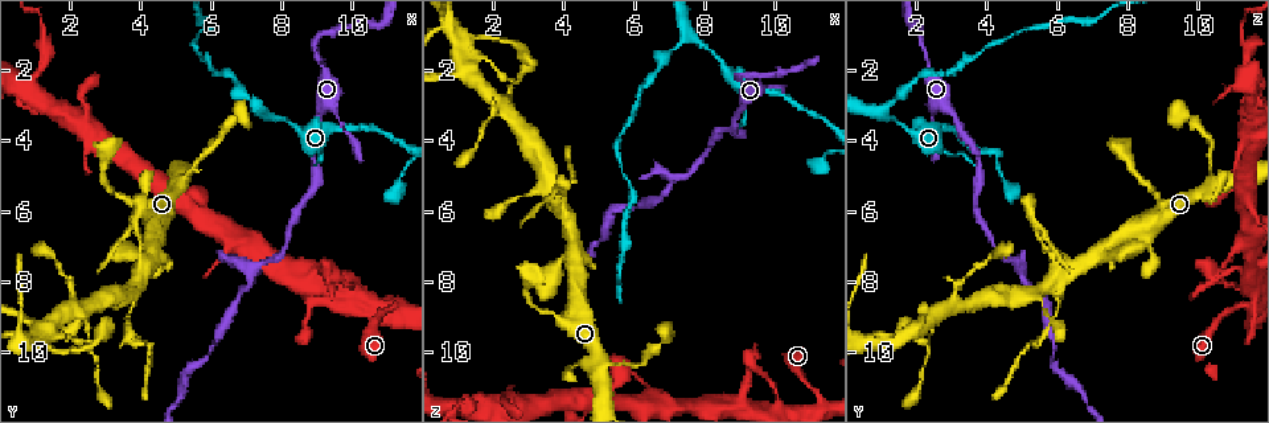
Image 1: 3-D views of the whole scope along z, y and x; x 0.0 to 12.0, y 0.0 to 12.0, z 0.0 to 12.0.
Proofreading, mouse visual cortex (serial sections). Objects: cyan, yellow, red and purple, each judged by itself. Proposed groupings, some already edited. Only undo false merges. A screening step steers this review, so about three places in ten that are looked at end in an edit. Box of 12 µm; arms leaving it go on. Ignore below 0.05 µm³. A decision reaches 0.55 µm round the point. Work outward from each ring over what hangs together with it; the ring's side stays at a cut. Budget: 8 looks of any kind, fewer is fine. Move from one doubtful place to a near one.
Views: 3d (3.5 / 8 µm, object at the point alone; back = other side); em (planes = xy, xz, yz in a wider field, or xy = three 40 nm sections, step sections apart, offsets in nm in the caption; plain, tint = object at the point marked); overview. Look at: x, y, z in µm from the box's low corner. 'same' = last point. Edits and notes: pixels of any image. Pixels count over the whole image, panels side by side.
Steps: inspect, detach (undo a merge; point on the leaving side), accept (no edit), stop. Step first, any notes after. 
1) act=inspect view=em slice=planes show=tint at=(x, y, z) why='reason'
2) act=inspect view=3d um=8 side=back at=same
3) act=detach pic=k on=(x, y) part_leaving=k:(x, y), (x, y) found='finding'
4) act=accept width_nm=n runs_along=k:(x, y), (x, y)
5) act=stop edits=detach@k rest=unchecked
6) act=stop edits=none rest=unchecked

act=inspect view=3d um=3.5 at=(3.9, 8.5, 6.1) why='thick turns thin'

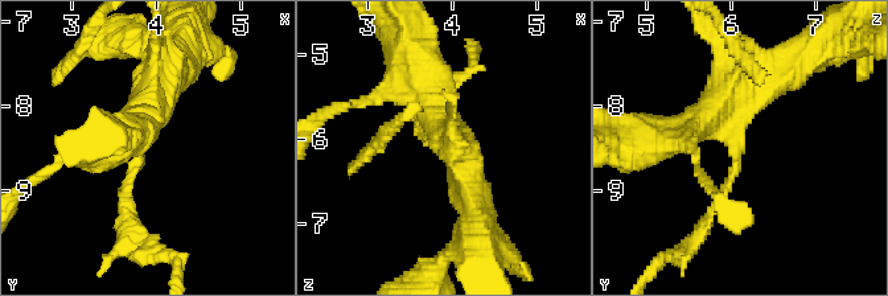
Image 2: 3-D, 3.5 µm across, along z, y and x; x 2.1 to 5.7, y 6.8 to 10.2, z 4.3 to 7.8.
act=inspect view=em slice=xy step=3 show=tint at=(3.85, 8.55, 6.10) arm_widths_nm=150,400 why='now the EM'

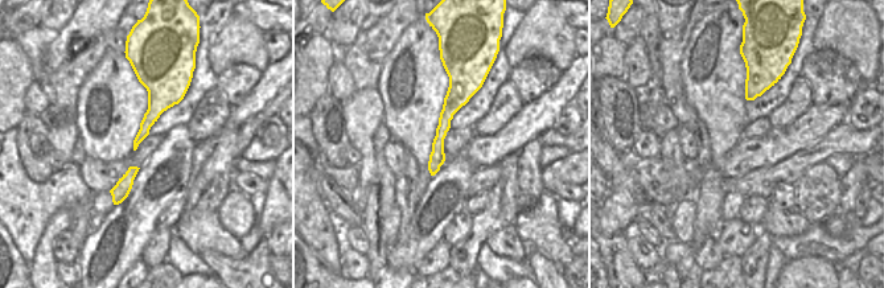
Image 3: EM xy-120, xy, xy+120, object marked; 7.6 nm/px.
act=accept runs_along=3:(452, 74), (455, 99), (432, 169) found='continuous, no second cell'

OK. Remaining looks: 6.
act=inspect view=3d um=3.5 at=(9.3, 7.9, 10.5) why='abrupt turn'

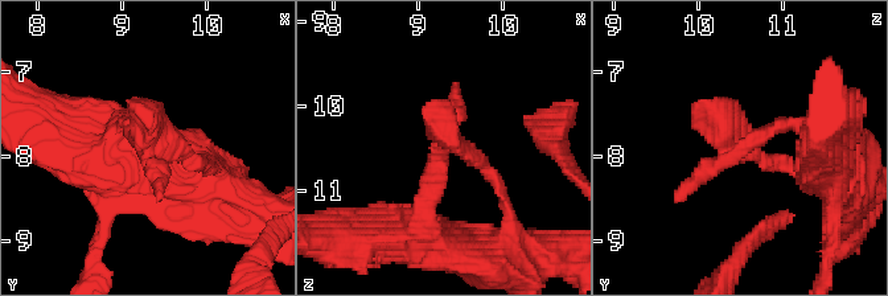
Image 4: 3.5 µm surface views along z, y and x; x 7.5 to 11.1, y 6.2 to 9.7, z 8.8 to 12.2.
act=inspect view=em slice=xy step=3 show=tint at=(9.35, 7.95, 10.45)

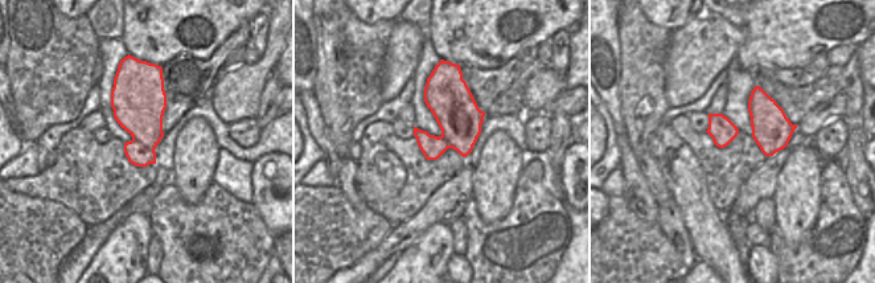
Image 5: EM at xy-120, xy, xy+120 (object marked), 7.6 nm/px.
act=accept runs_along=4:(804, 127), (784, 123), (736, 151), (695, 102) found='continuous, no second cell'

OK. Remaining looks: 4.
act=inspect view=3d um=3.5 at=(1.2, 1.0, 11.3) why='narrows sharply'

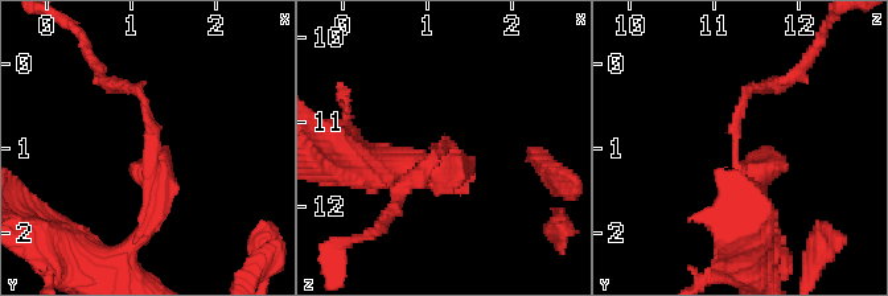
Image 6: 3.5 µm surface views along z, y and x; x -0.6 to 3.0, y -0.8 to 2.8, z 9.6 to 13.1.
act=inspect view=em slice=xy step=2 show=tint at=(1.25, 0.95, 11.30)

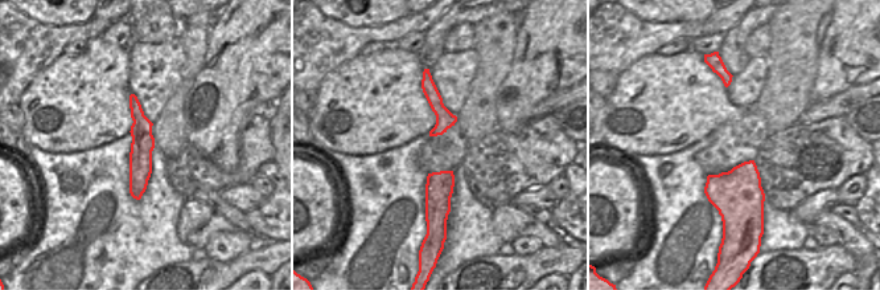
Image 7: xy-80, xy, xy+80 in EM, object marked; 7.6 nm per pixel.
act=detach pic=6 on=(103, 82) part_leaving=6:(142, 94), (101, 81), (93, 65) found='a second cell is stuck on'

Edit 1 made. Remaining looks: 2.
act=stop edits=detach@6 rest=unchecked

